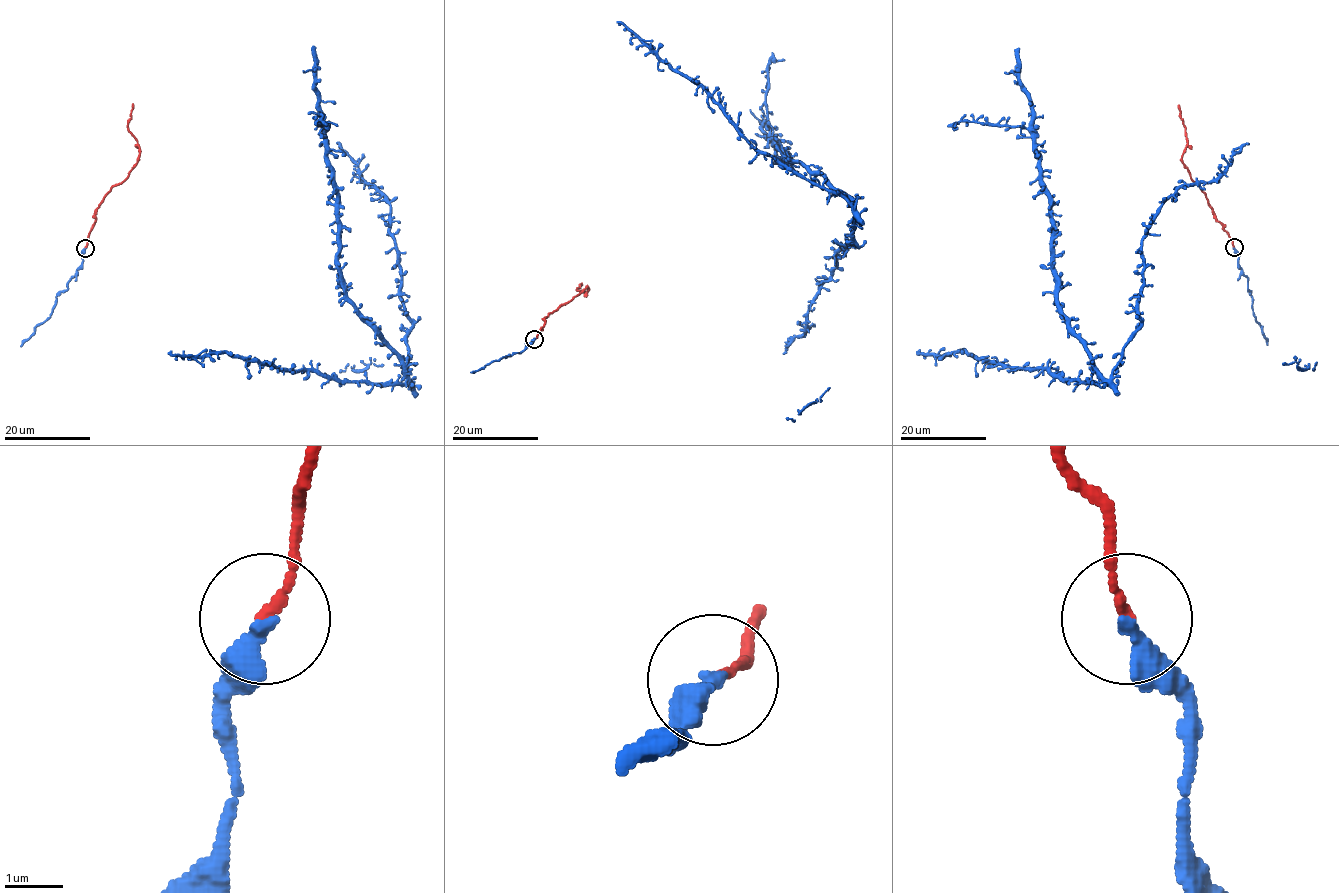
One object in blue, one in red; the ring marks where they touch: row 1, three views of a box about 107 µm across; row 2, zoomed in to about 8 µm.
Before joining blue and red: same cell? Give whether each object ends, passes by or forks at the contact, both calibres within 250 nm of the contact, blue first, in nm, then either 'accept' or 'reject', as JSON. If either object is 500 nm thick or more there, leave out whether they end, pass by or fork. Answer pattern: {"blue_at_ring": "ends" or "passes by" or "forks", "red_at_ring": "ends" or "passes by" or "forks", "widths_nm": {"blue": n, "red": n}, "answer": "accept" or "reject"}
{"blue_at_ring": "ends", "red_at_ring": "ends", "widths_nm": {"blue": 360, "red": 170}, "answer": "accept"}

